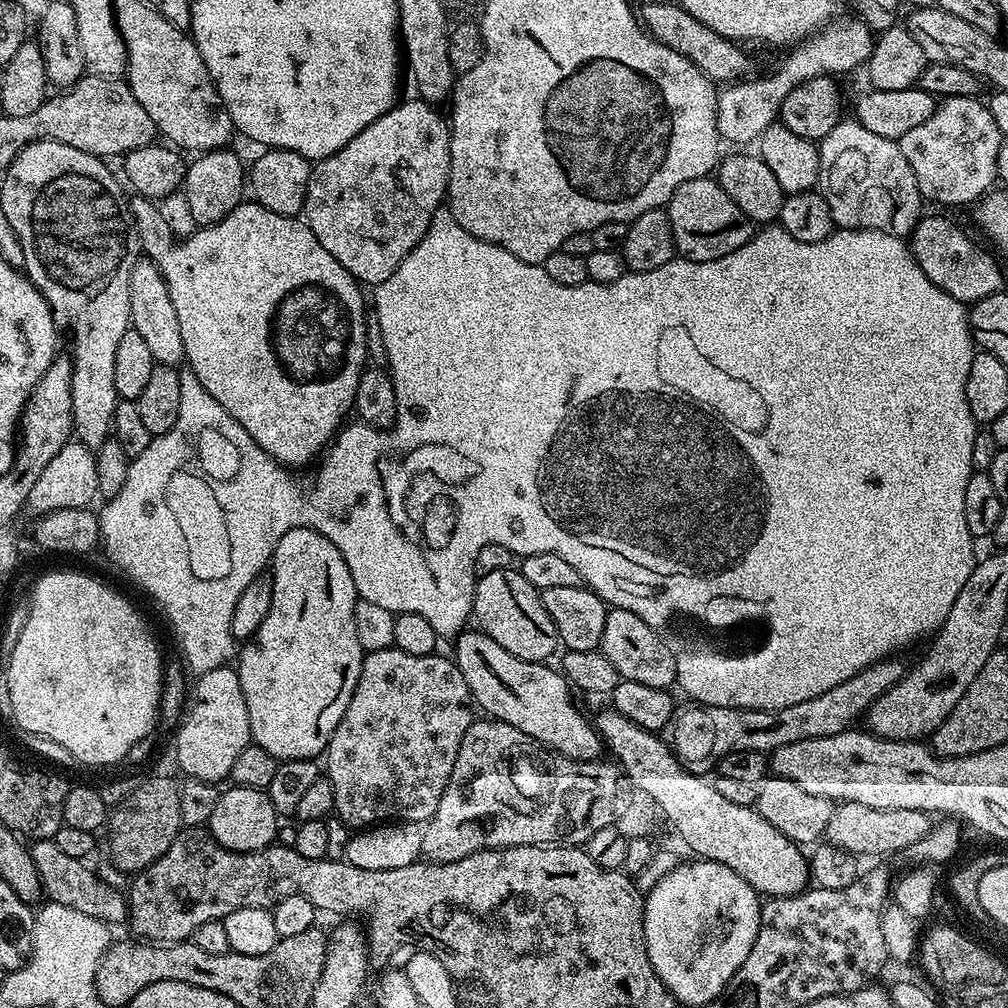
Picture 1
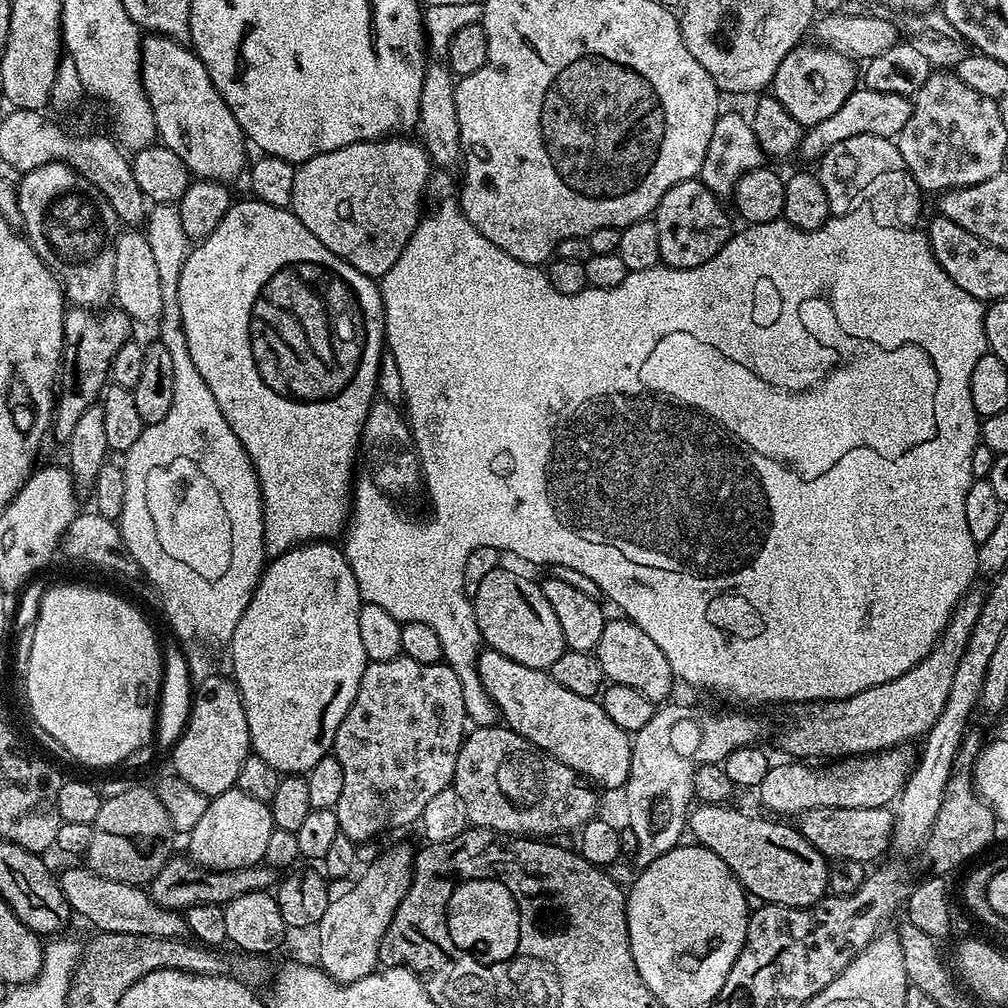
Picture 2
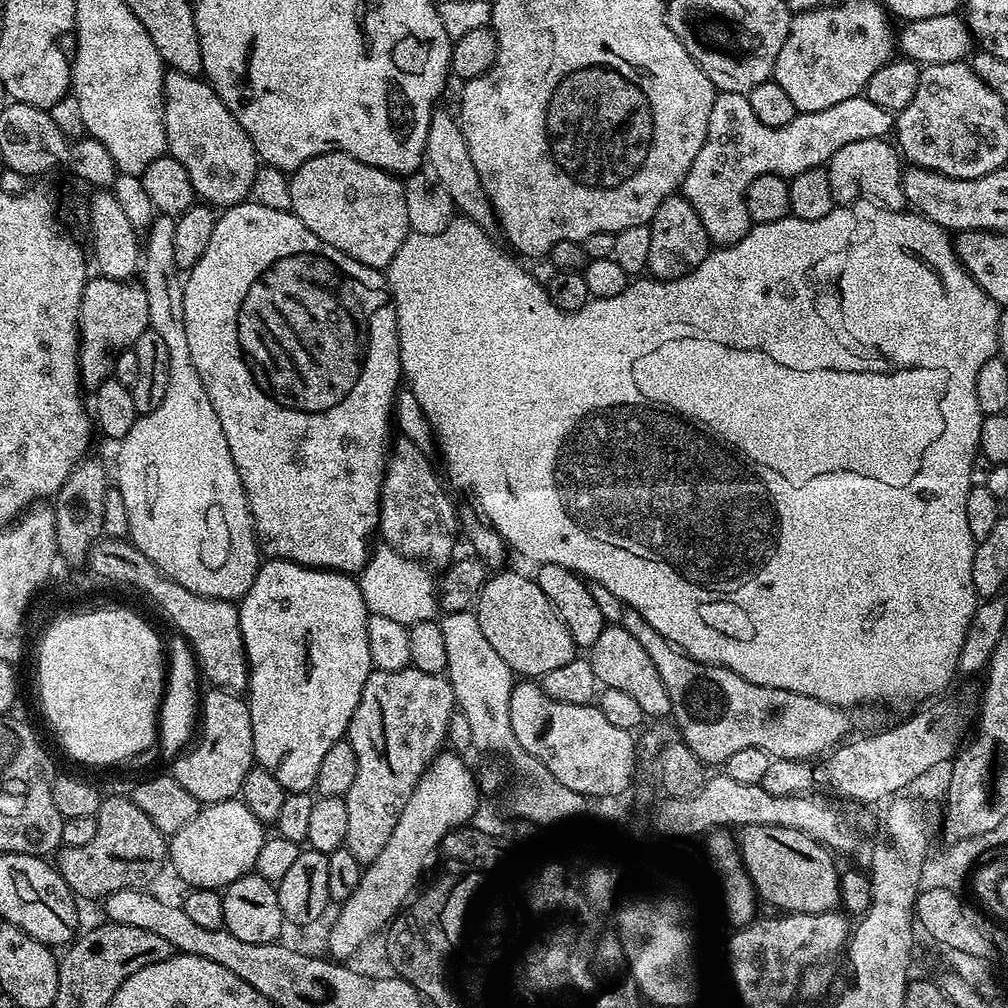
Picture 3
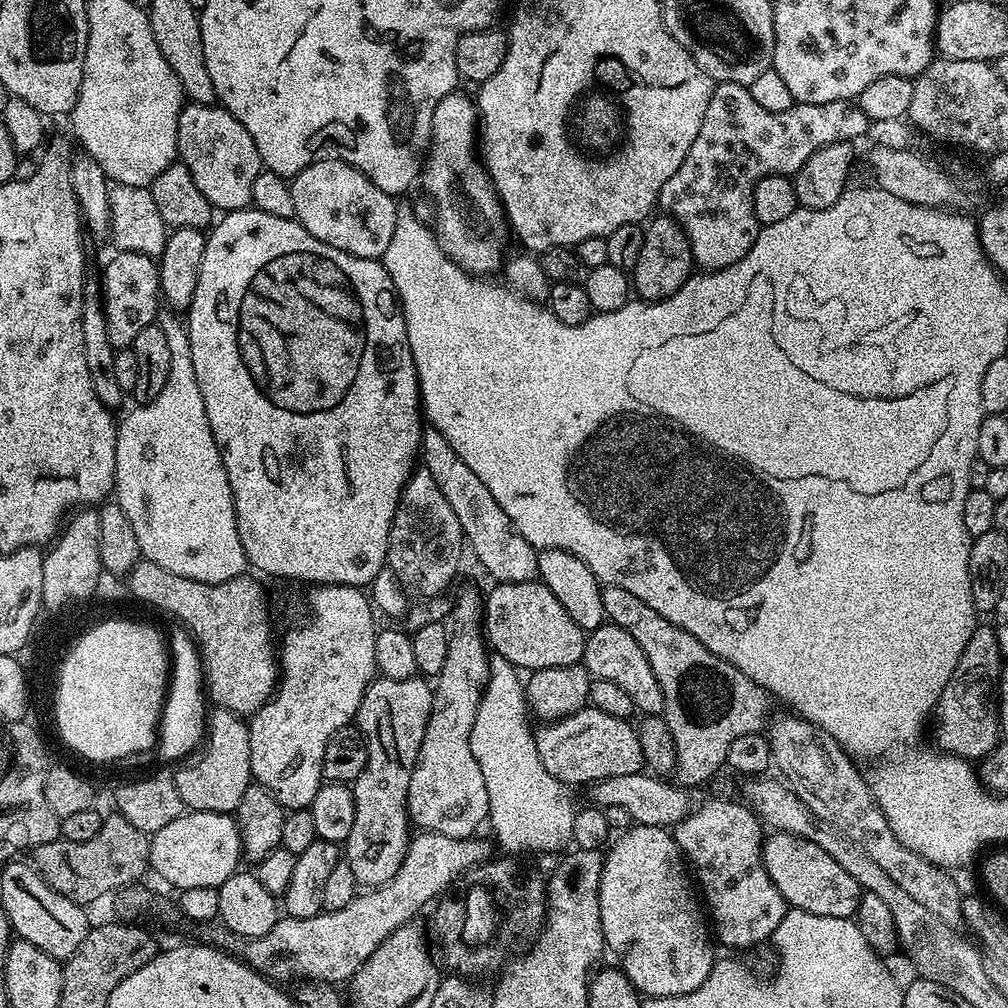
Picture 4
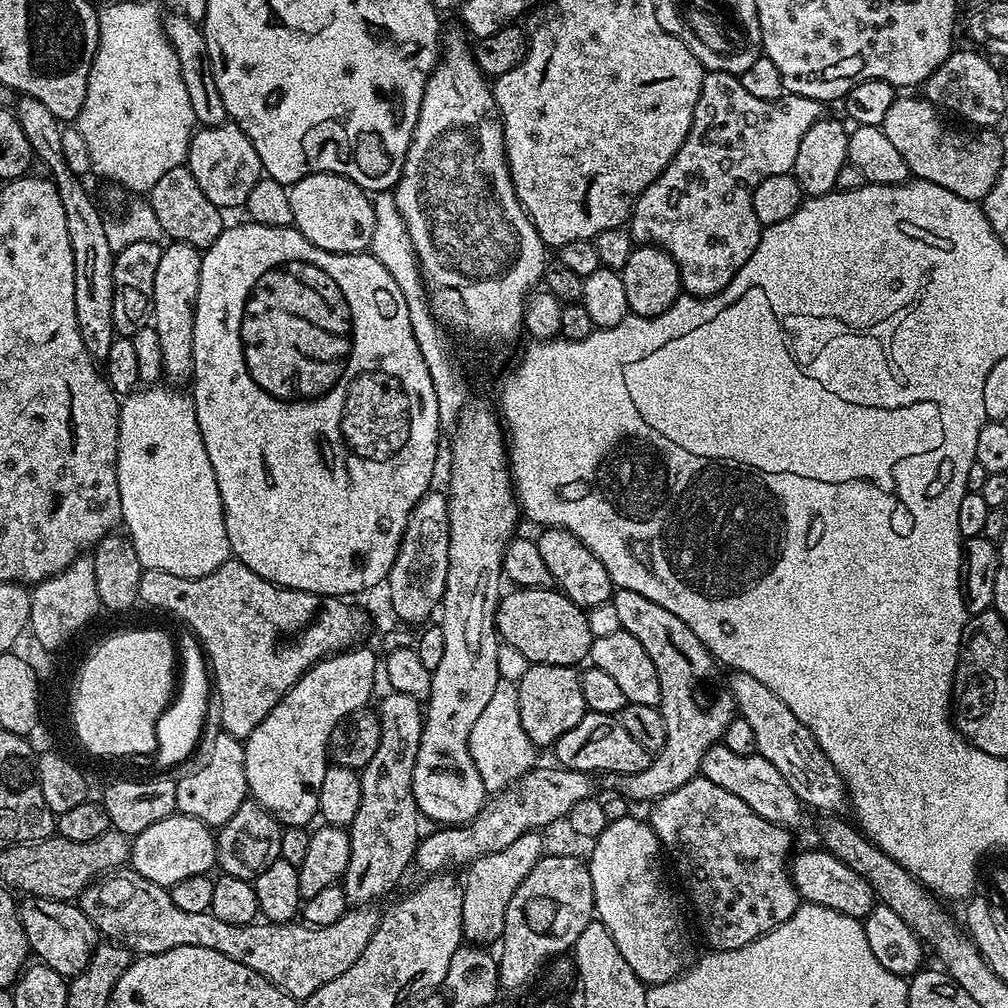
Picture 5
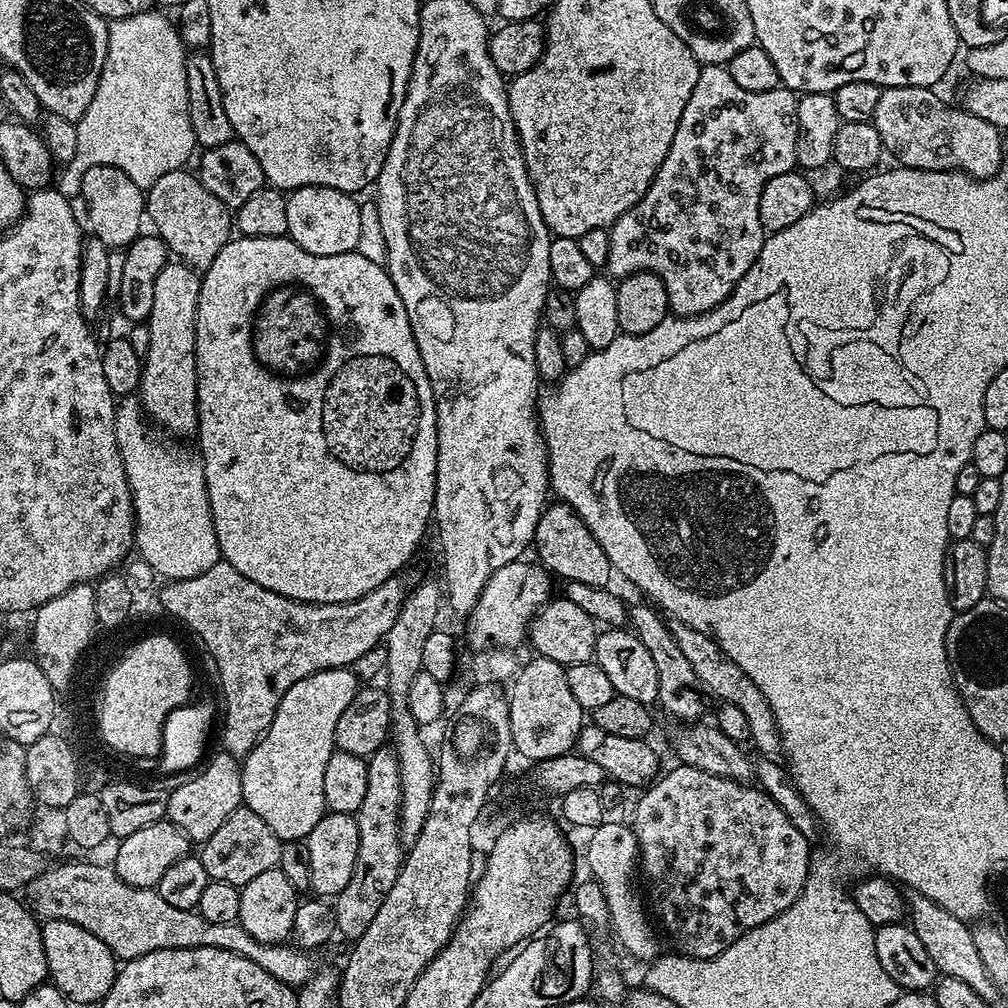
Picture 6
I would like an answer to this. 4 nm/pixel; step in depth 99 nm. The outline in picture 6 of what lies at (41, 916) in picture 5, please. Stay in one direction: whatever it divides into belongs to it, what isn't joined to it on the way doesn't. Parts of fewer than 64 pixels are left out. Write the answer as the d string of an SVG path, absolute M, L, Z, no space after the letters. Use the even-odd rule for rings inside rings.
M44 920L42 924L42 946L46 950L46 966L51 983L73 1005L99 1005L100 1001L114 986L118 961L116 956L106 946L90 934L90 930L82 930L82 926L74 926L74 922L61 920Z

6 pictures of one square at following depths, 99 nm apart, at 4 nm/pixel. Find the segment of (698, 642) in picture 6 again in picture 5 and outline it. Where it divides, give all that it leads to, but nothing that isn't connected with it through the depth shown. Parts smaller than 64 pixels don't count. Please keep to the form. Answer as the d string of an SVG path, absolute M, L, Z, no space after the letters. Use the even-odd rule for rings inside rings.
M733 671L727 679L728 689L735 698L739 717L748 722L757 739L757 755L766 758L772 766L777 767L789 783L791 790L805 807L816 808L826 814L838 812L847 801L847 788L838 774L837 768L826 758L818 746L811 730L794 717L794 712L786 702L778 698L772 690L767 689L758 678L745 672ZM732 675L732 676L730 676Z

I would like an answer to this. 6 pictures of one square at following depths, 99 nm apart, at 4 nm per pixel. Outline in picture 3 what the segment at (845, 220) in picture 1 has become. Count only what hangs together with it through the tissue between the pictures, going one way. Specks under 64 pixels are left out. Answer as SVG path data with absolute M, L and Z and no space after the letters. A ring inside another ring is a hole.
M887 139L850 142L850 146L842 146L842 150L829 158L826 167L832 199L837 205L847 206L857 200L869 200L871 204L879 204L882 208L900 210L905 207L902 156L888 143Z

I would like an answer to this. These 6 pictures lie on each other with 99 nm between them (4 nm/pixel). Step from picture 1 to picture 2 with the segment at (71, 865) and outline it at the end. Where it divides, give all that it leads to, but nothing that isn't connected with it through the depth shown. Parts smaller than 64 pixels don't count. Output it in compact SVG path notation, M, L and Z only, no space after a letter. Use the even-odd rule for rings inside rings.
M87 866L68 868L59 873L60 889L66 898L69 909L84 920L93 924L96 932L113 932L114 934L142 934L154 938L174 938L188 936L188 927L183 915L175 908L163 908L152 899L143 887L102 878Z

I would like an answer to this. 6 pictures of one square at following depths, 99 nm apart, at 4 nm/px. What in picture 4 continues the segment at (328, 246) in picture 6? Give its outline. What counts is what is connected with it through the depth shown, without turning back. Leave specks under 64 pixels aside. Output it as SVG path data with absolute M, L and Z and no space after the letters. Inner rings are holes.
M319 160L308 164L294 177L291 177L290 187L294 198L294 219L305 228L318 242L326 242L326 246L334 246L334 250L342 250L351 256L380 260L384 255L390 238L394 236L396 225L397 201L387 196L366 174L362 174L354 166L341 160Z

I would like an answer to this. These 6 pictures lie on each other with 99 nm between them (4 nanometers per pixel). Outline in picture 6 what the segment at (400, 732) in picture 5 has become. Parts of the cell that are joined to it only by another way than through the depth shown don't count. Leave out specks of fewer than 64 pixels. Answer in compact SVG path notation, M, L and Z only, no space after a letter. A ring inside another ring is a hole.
M385 746L367 757L367 762L366 798L354 814L358 822L358 862L354 862L354 874L350 874L346 890L334 898L336 930L348 942L354 942L366 934L386 894L390 894L390 886L394 886L394 878L398 878L406 855L405 845L400 839L402 786L396 753L391 747Z

